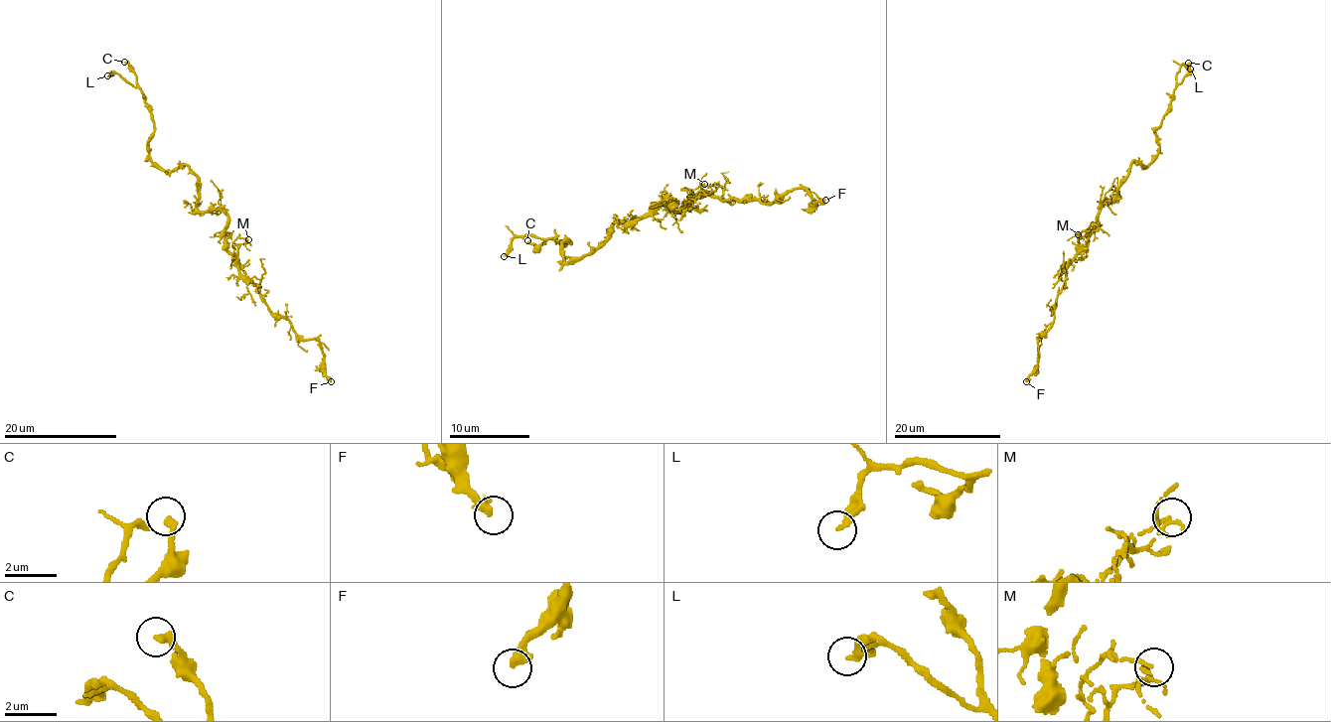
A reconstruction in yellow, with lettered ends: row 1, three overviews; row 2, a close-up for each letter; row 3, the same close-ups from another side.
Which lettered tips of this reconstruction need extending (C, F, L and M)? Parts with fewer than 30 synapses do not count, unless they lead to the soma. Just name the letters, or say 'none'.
F

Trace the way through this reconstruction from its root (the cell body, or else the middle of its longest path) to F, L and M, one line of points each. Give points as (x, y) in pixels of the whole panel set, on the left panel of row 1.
F: (213, 210), (226, 216), (225, 247), (235, 266), (273, 314), (320, 343), (331, 381)
L: (213, 210), (197, 207), (198, 179), (187, 165), (158, 169), (145, 96), (107, 75)
M: (213, 210), (222, 211), (226, 216), (225, 247), (229, 252), (235, 238), (248, 239)

